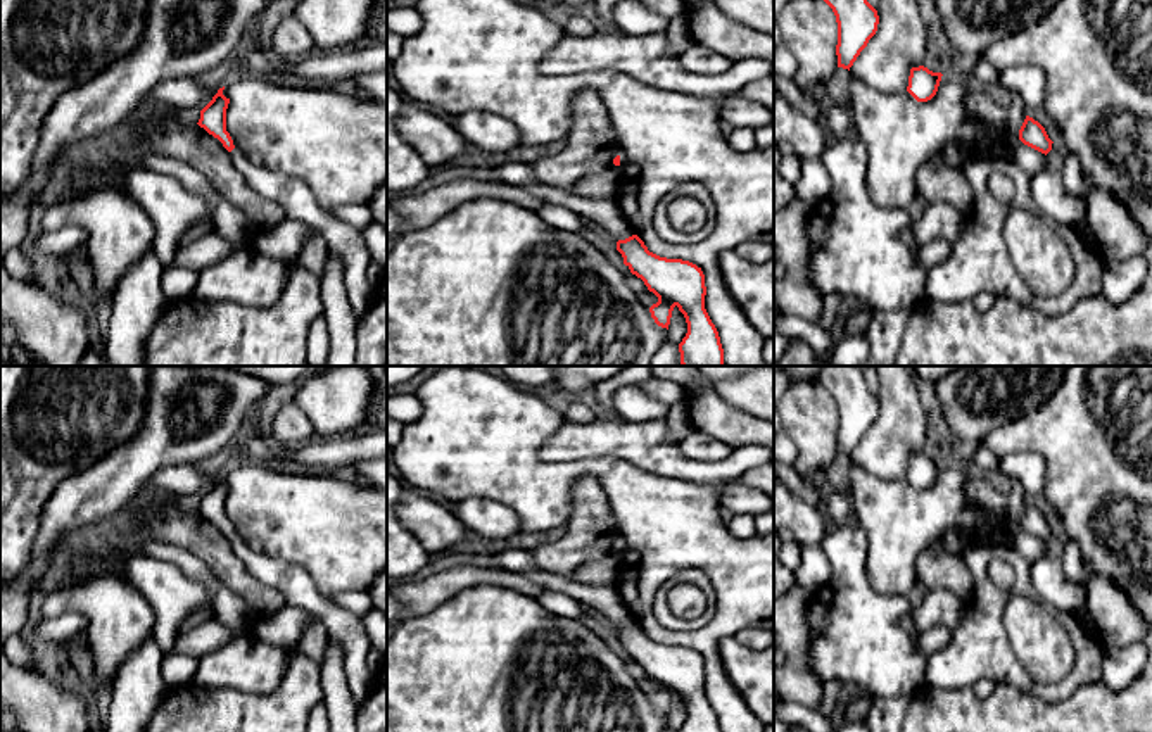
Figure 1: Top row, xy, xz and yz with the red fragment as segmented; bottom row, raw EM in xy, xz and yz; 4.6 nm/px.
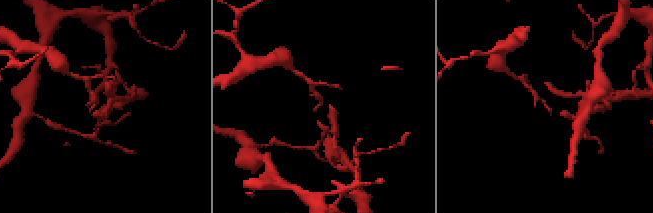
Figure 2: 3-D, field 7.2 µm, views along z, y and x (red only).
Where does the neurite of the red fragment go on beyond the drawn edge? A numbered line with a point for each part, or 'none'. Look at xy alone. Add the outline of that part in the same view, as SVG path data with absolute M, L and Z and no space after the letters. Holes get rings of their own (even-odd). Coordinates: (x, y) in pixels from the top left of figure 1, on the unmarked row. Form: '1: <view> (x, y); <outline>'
1: xy (292, 582); M237 535L231 537L231 547L247 571L264 585L276 589L288 606L306 609L325 623L328 637L344 647L347 685L352 701L359 706L366 699L375 678L366 666L371 644L363 616L326 601L304 568L263 556L249 549Z

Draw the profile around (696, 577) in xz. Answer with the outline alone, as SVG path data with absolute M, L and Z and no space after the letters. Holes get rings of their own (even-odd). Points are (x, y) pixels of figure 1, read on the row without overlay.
M680 570L656 590L653 599L653 615L661 627L672 632L687 632L705 625L713 616L715 606L717 606L717 596L713 592L713 585L708 580L708 577L701 570ZM680 584L693 584L699 587L701 592L705 594L706 608L699 616L686 620L675 616L670 611L668 592Z

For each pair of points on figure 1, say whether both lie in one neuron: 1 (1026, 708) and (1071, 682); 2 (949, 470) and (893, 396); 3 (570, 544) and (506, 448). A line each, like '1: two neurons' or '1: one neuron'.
1: two neurons
2: two neurons
3: two neurons

